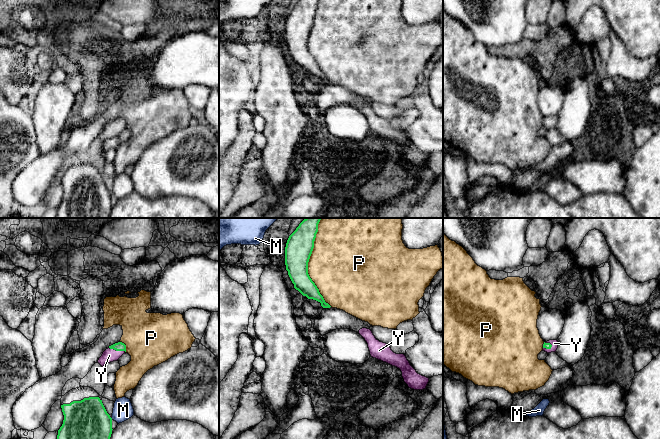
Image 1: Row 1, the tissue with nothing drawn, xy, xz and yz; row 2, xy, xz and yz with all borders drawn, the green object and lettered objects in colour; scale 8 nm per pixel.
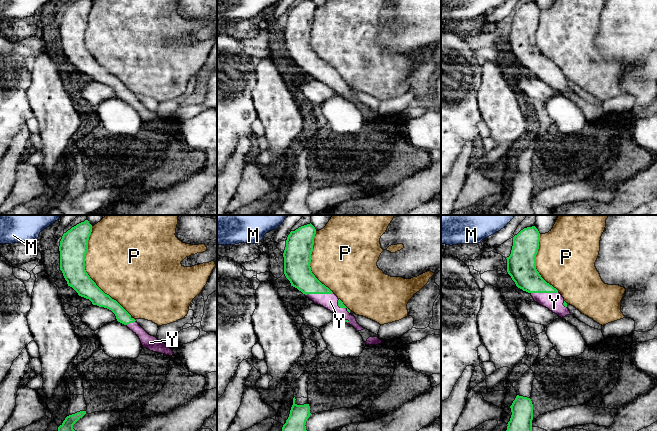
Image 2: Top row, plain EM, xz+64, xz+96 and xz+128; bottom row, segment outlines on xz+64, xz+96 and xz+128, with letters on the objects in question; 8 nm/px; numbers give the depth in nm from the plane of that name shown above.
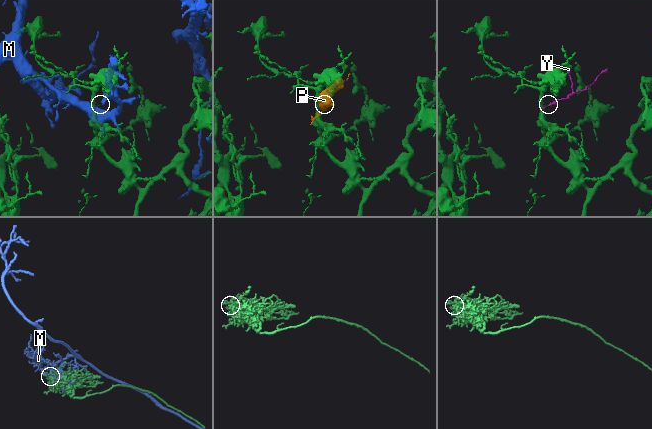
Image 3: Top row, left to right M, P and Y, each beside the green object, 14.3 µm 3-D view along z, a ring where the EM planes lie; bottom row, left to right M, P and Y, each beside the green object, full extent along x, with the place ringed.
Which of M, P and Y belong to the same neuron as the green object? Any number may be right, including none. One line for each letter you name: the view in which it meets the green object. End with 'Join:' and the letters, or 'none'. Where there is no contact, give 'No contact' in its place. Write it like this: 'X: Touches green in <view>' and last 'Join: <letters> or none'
Y: Touches green in xy
Join: Y

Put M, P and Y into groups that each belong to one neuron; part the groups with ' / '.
M / P / Y

